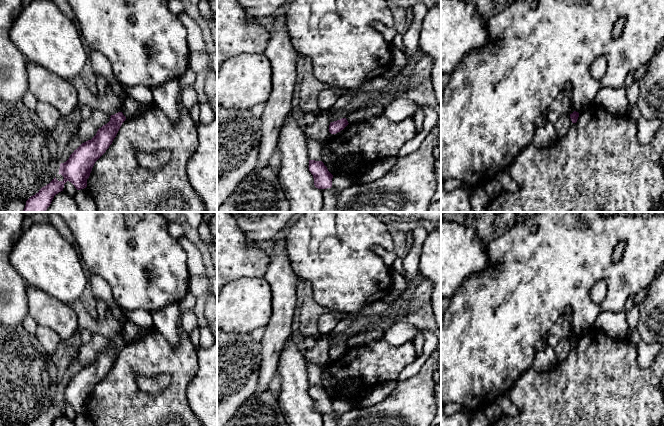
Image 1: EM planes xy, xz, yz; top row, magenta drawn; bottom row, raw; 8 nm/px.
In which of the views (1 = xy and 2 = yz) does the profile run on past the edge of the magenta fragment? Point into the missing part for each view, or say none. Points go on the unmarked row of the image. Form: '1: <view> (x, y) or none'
1: none
2: none

